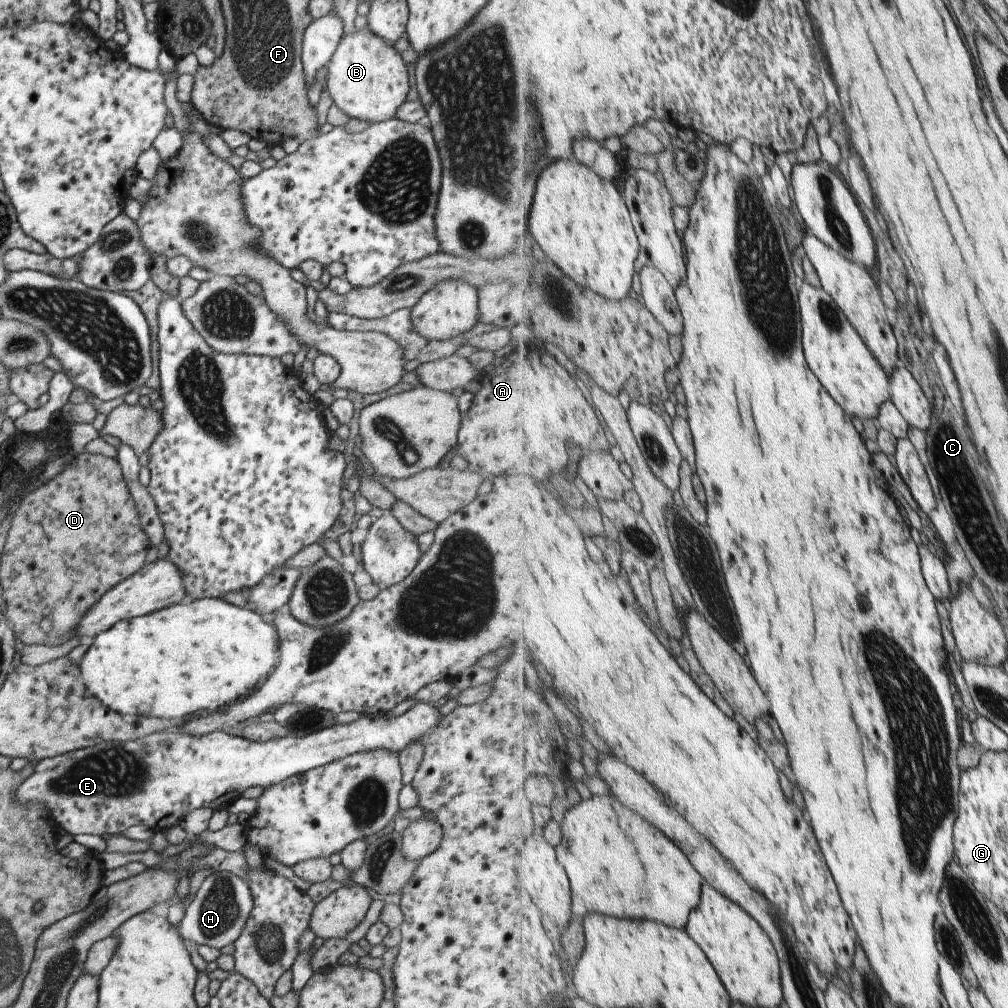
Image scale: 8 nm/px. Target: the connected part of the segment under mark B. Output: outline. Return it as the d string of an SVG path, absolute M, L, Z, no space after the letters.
M365 28L341 35L326 62L325 88L332 104L349 118L376 123L395 117L397 107L407 94L407 70L401 56L391 43Z

